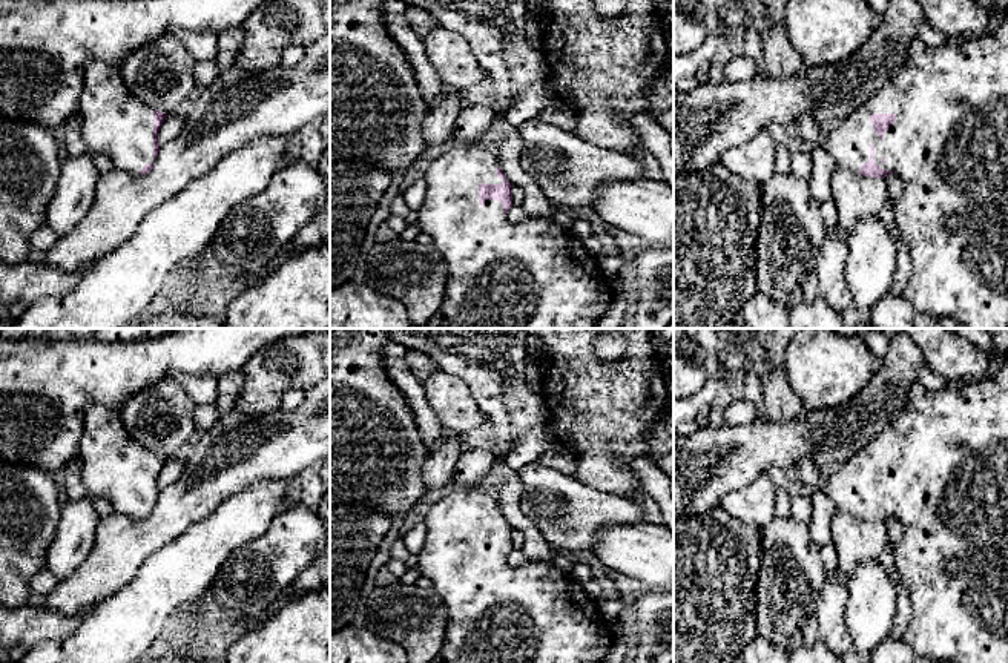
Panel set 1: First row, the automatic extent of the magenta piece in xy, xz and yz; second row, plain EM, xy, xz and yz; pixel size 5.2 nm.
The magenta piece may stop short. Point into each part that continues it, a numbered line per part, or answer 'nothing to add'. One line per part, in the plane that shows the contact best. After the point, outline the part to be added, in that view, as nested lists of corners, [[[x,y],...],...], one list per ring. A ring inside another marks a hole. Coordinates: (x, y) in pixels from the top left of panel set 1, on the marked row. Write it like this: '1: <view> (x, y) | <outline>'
1: xz (534, 273) | [[[480,141],[471,144],[459,144],[445,153],[434,158],[423,175],[427,192],[419,212],[417,226],[423,233],[428,233],[434,247],[442,253],[448,267],[448,289],[440,308],[431,316],[428,322],[416,328],[594,328],[598,319],[604,315],[618,290],[612,289],[604,278],[604,272],[583,241],[574,235],[572,230],[565,229],[558,216],[526,216],[523,221],[512,223],[503,215],[503,204],[497,200],[486,200],[483,206],[479,204],[479,184],[502,184],[503,178],[497,176],[499,161],[494,146]]]

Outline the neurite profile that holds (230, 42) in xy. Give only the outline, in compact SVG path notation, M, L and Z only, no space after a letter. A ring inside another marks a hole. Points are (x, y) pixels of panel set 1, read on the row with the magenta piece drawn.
M244 26L229 29L219 35L216 64L219 71L233 66L233 61L242 46Z

